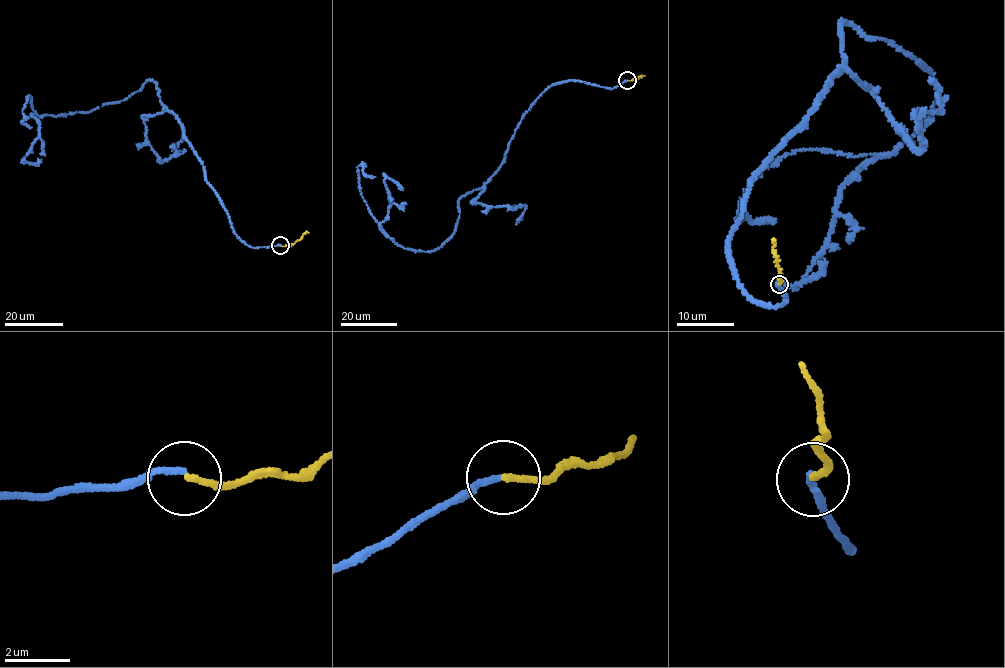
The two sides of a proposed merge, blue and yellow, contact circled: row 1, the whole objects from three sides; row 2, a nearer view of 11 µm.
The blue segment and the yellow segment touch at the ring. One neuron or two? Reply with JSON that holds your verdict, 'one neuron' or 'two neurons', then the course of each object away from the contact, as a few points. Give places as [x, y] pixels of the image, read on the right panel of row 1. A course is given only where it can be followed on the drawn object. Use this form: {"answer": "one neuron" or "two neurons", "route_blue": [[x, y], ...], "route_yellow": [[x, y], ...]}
{"answer": "two neurons", "route_blue": [[779, 283], [746, 295], [728, 246], [839, 26], [930, 70], [893, 153], [752, 180], [739, 215], [774, 220]], "route_yellow": [[779, 283], [782, 281], [773, 240]]}

